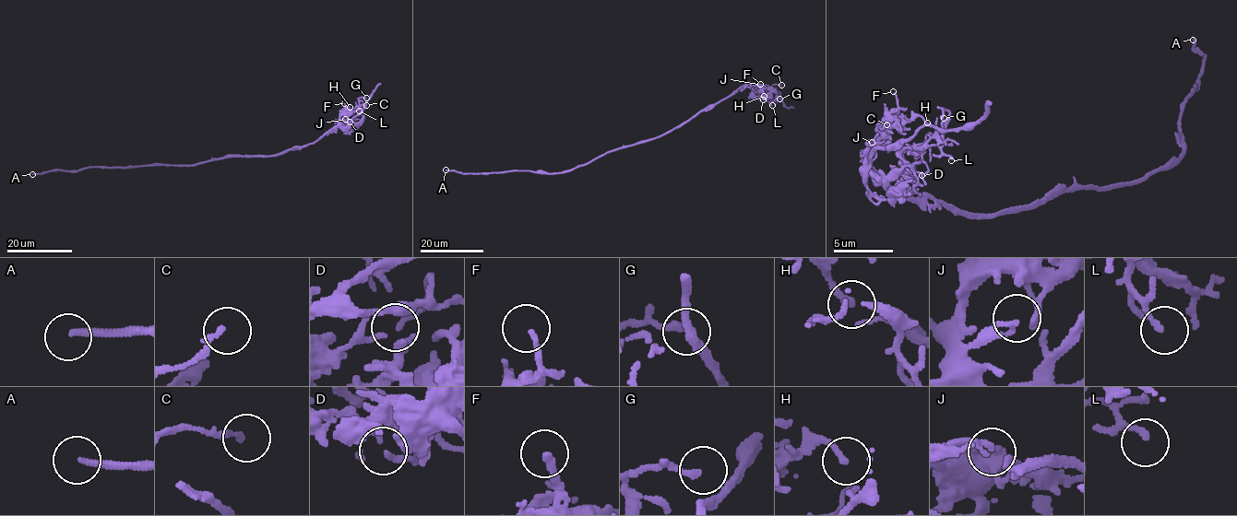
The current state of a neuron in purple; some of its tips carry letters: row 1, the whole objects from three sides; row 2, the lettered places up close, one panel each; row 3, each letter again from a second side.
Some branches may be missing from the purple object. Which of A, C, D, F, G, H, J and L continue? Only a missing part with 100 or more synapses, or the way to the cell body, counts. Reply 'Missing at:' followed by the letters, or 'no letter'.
Missing at: no letter

